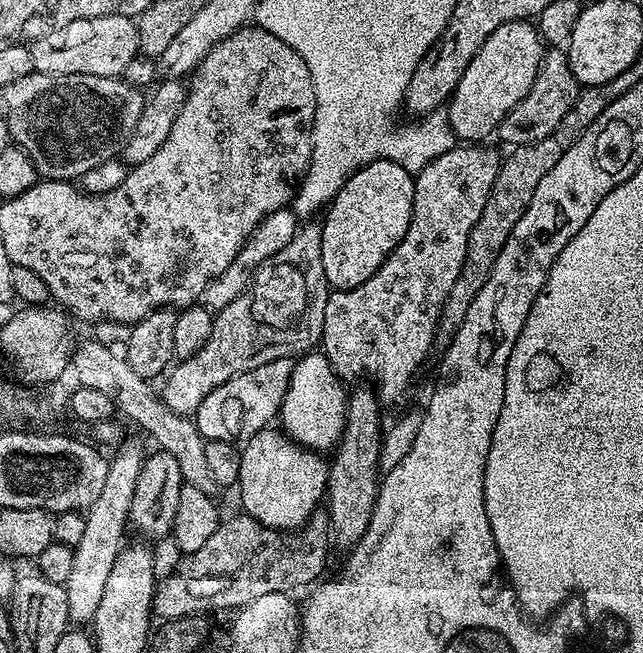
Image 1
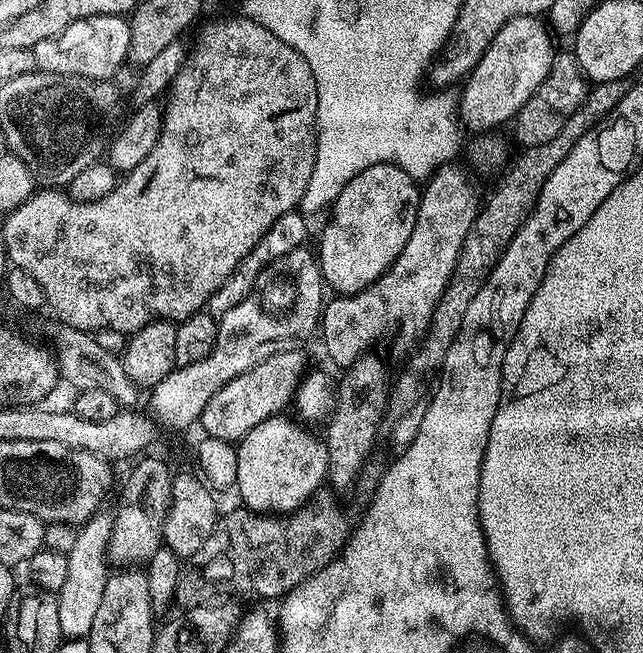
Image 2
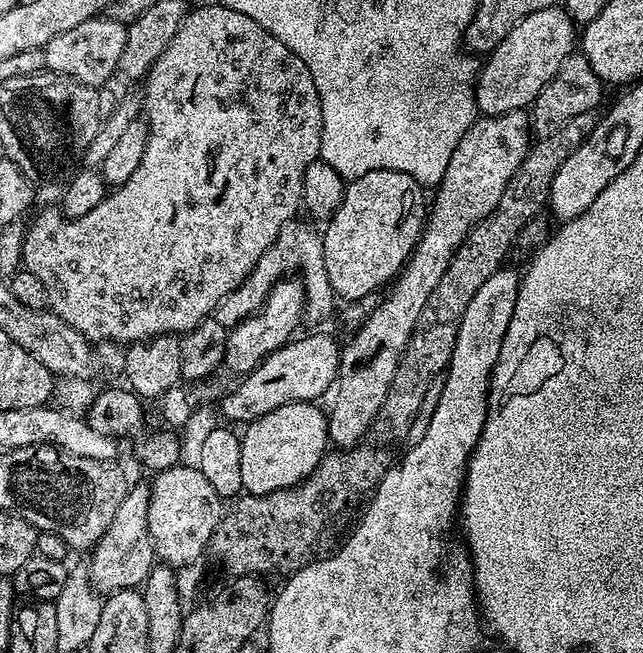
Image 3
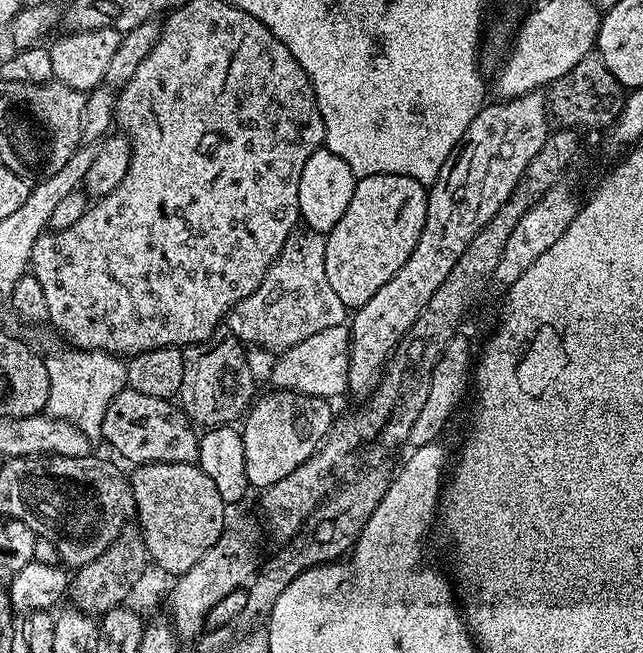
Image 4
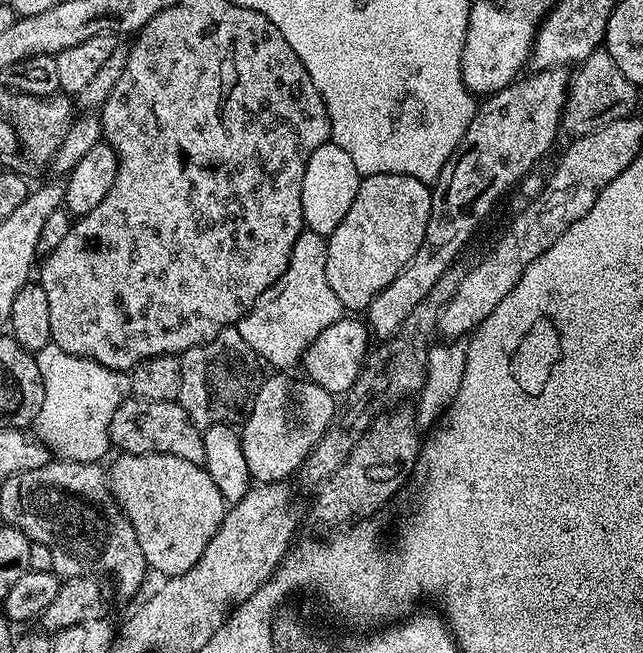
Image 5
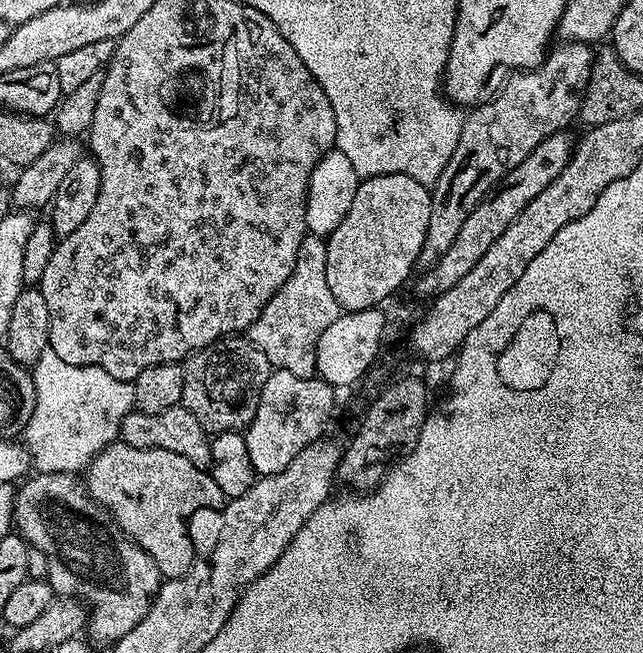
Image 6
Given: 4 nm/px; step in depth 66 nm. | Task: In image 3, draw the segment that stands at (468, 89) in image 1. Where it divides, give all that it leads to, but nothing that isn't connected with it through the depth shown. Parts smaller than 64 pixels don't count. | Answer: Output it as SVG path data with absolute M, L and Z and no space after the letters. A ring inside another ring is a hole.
M563 7L526 14L502 38L498 47L487 53L476 77L476 106L483 115L497 116L518 112L533 105L544 84L559 72L562 62L578 44L578 28Z

